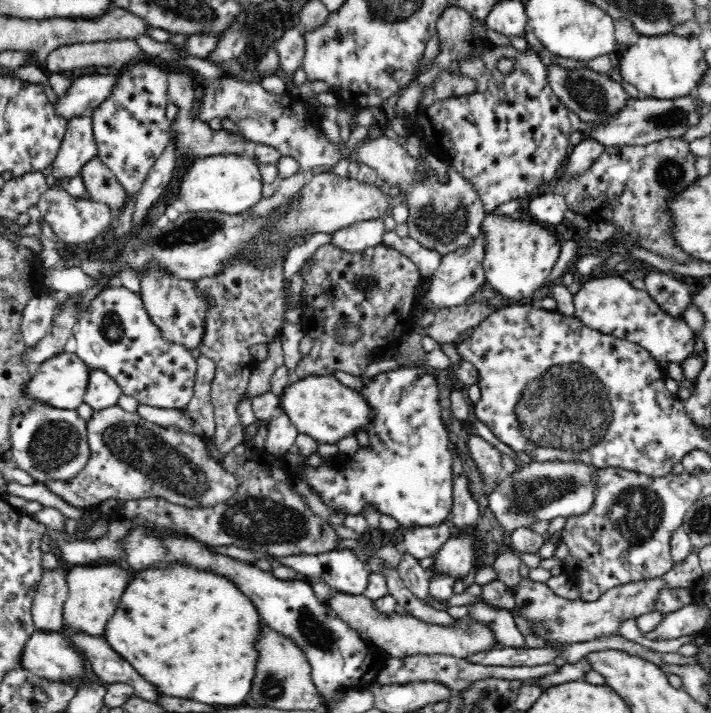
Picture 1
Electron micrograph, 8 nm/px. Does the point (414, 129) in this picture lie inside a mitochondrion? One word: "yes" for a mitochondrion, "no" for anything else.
no

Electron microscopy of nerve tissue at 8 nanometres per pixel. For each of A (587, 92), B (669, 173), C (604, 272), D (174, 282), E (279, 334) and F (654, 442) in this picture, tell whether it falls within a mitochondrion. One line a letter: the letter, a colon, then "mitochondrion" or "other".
A: mitochondrion
B: mitochondrion
C: other
D: other
E: other
F: other

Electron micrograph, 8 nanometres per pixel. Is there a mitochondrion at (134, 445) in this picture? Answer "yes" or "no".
yes

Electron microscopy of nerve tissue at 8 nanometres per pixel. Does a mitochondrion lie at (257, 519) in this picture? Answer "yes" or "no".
yes

